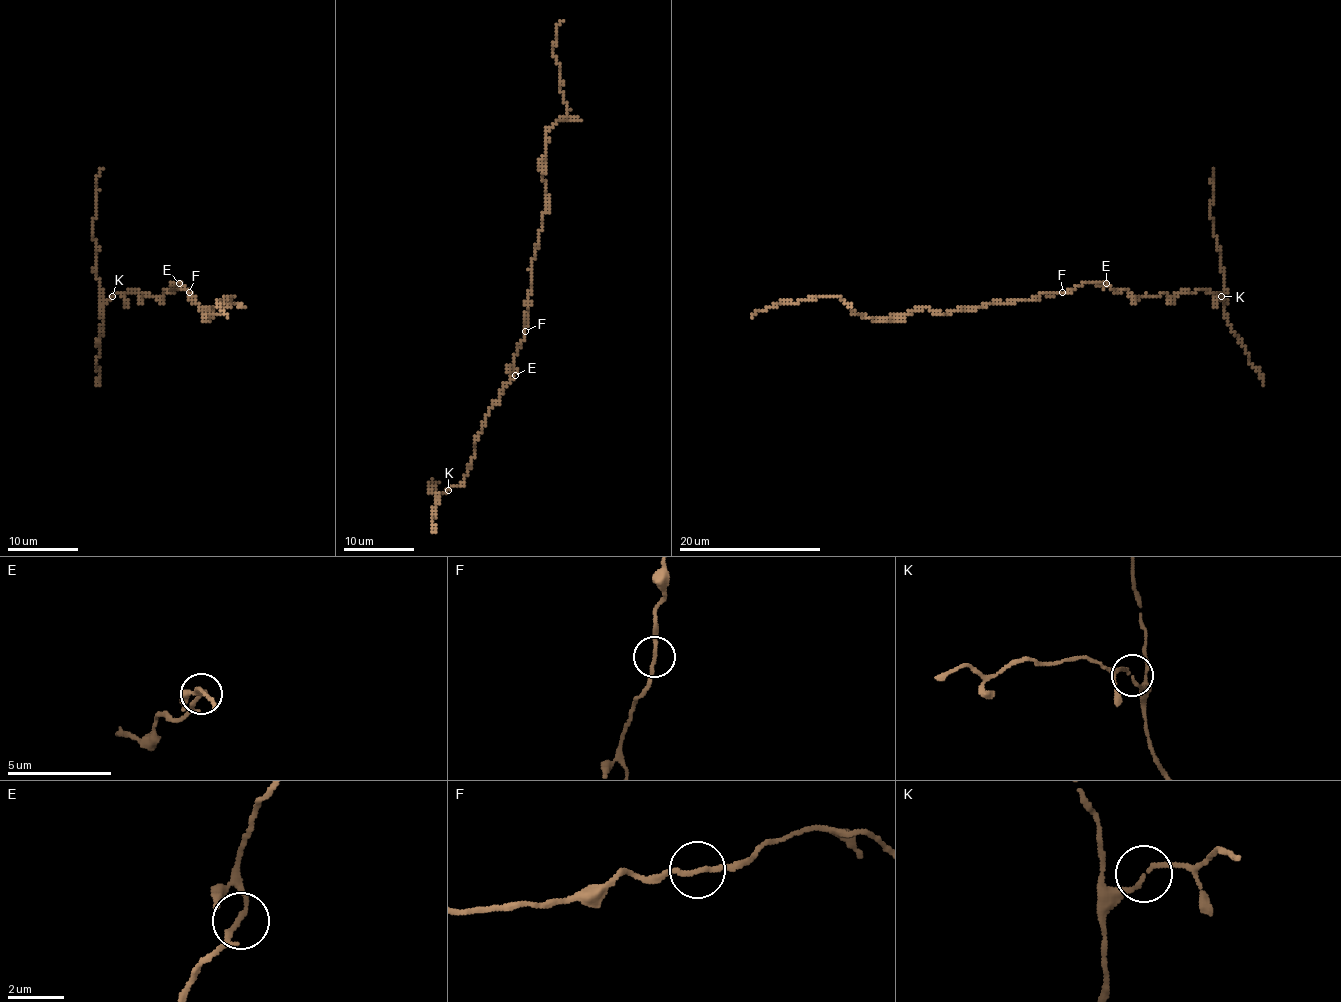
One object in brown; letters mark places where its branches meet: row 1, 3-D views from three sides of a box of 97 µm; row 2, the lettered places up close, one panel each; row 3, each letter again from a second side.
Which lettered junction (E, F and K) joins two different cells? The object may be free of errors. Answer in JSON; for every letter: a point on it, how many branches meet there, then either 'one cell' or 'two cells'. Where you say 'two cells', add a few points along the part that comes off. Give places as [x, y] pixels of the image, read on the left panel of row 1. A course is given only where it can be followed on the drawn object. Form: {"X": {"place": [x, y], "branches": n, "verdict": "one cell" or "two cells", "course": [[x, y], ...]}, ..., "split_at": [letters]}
{"E": {"place": [179, 283], "branches": 2, "verdict": "one cell"}, "F": {"place": [189, 292], "branches": 2, "verdict": "one cell"}, "K": {"place": [112, 296], "branches": 2, "verdict": "one cell"}, "split_at": []}

